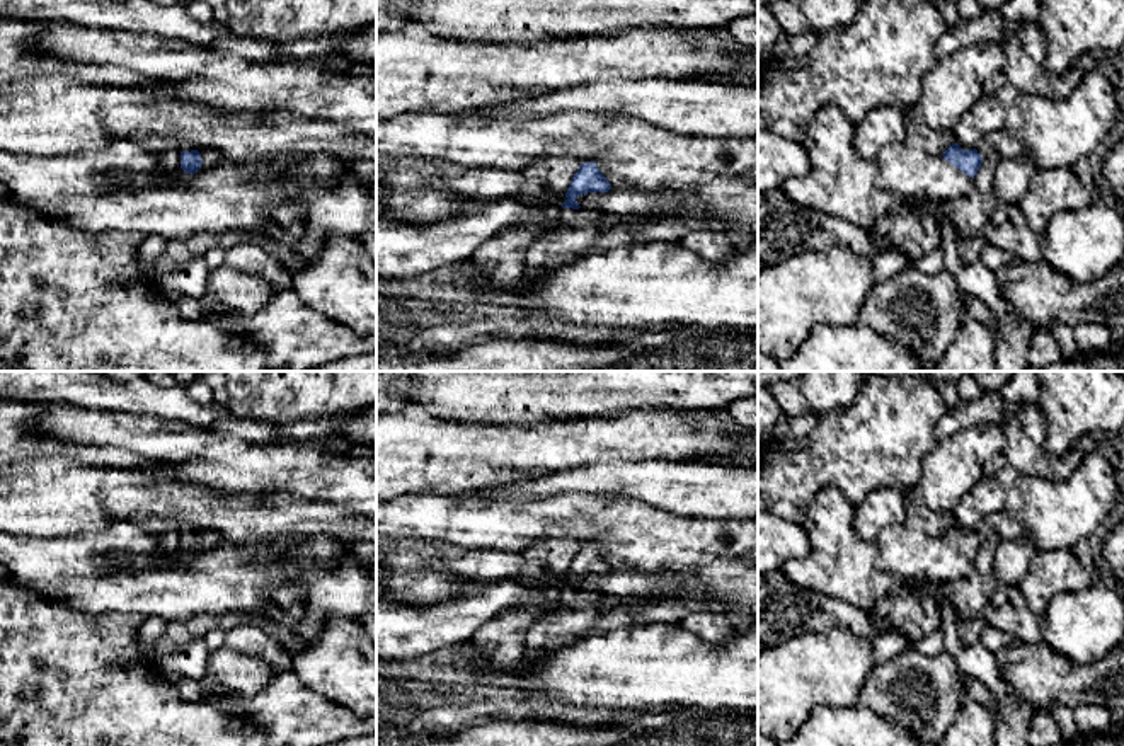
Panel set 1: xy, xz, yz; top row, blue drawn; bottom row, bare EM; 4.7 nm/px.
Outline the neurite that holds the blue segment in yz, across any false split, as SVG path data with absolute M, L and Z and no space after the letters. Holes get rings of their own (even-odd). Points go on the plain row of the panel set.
M998 511L986 514L974 531L964 531L957 525L952 525L942 535L947 543L972 560L978 555L983 542L989 537L996 537L998 540L1017 540L1029 537L1029 533L1006 511Z

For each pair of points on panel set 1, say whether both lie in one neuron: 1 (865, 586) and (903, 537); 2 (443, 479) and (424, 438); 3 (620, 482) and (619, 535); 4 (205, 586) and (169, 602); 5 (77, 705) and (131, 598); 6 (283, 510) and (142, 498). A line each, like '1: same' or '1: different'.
1: different
2: same
3: different
4: same
5: different
6: same

